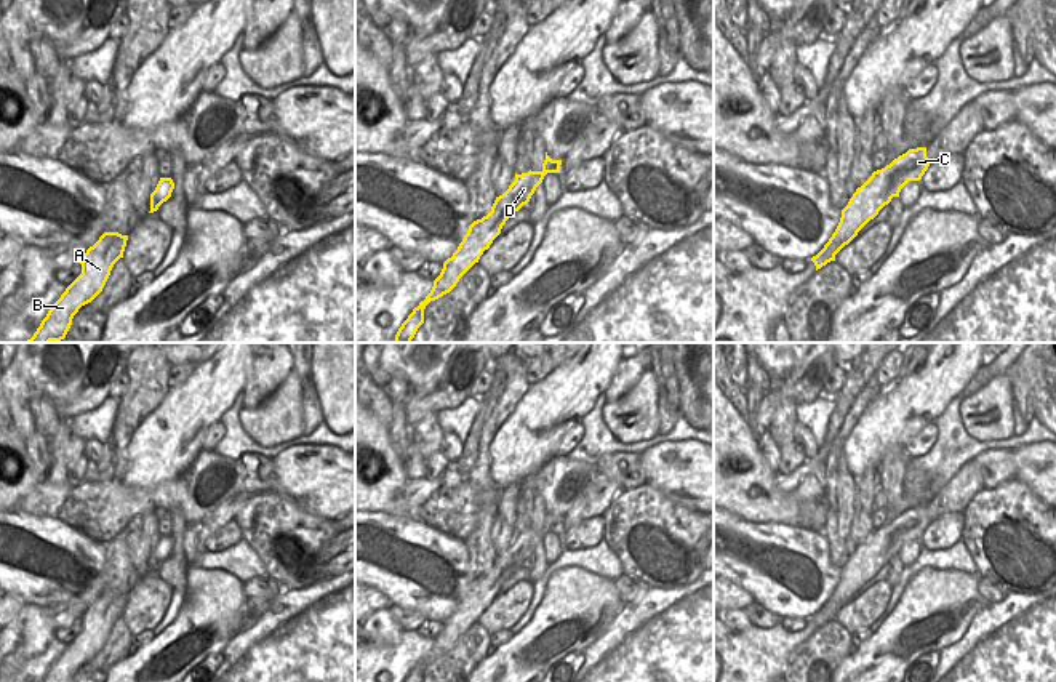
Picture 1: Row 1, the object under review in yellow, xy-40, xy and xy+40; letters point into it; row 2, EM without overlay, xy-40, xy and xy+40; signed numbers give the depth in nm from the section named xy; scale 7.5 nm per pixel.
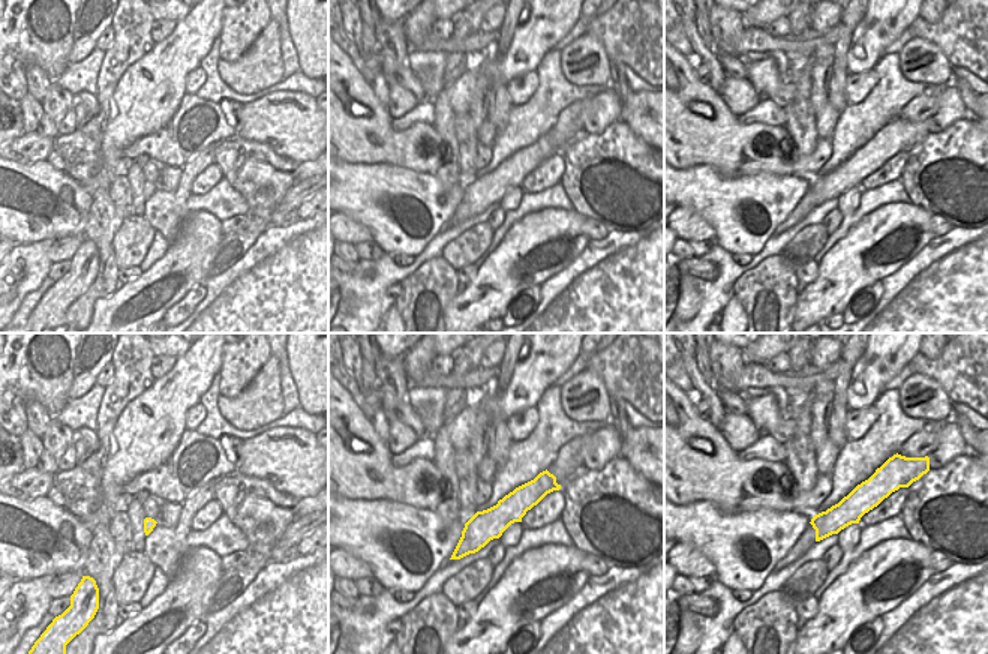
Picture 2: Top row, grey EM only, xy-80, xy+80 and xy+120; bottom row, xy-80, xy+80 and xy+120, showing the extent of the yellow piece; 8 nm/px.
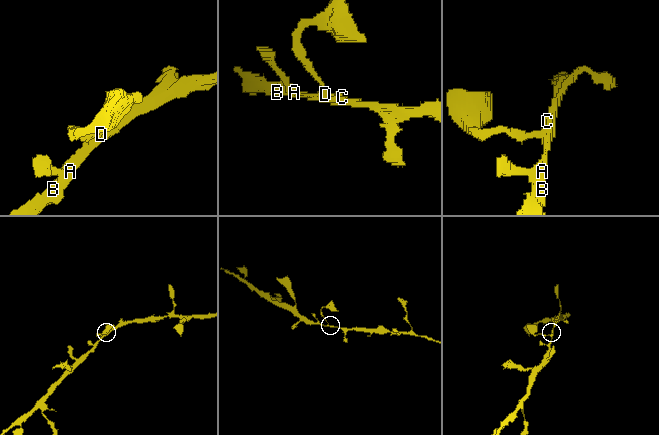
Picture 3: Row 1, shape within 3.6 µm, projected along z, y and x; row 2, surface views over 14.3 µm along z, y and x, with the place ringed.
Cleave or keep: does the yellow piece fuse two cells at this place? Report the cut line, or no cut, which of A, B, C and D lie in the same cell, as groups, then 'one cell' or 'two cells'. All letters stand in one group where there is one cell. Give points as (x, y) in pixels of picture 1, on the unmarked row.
cut none; groups A B C D; one cell

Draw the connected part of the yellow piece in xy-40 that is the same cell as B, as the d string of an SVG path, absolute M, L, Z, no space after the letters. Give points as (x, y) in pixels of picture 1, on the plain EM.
M104 591L82 615L82 632L66 647L42 682L72 682L78 668L104 647L114 623L123 616L128 594Z

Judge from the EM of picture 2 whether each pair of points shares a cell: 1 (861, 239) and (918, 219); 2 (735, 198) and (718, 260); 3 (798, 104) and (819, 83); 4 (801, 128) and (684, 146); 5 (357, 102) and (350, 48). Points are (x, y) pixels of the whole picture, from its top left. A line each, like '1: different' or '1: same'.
1: same
2: different
3: different
4: different
5: different

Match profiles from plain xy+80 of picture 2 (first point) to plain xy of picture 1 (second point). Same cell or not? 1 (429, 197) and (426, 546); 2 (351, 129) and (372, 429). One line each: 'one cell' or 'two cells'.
1: one cell
2: one cell

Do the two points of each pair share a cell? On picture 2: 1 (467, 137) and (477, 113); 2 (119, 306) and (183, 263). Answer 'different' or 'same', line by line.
1: different
2: same

